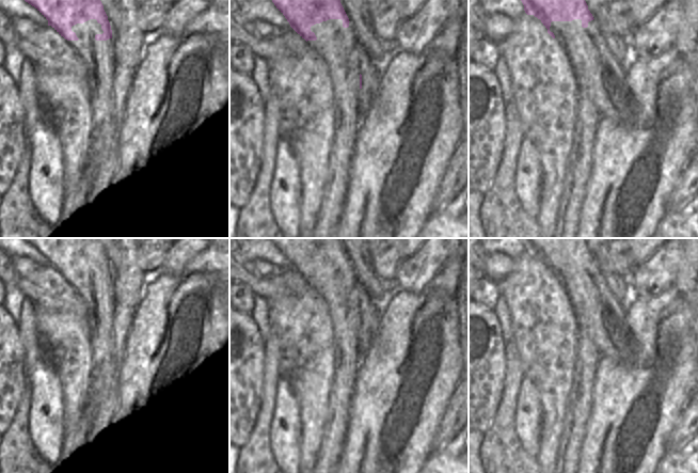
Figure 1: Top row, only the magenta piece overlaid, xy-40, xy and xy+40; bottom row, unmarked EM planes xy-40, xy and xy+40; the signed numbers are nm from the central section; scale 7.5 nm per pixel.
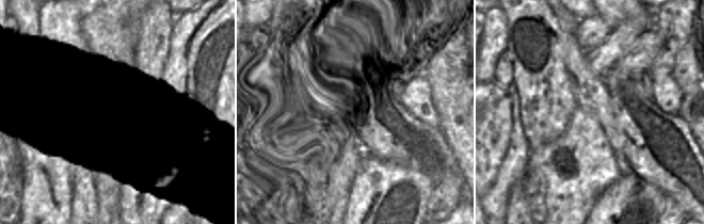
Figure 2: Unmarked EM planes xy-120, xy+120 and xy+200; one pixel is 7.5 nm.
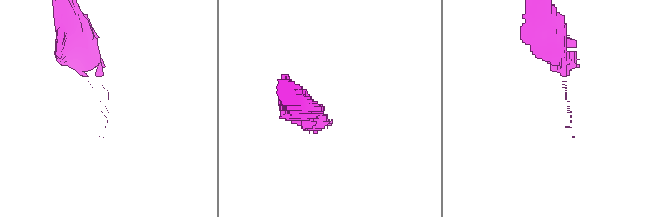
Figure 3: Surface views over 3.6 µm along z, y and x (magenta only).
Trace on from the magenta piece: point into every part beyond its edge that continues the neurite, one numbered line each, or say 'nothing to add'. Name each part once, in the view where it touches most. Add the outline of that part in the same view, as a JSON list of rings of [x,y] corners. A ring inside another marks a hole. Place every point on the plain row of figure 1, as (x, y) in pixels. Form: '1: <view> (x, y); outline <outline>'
1: xy-40 (100, 313); outline [[[91,277],[91,303],[89,304],[81,291],[75,288],[76,294],[86,306],[86,317],[91,330],[91,349],[93,360],[91,362],[91,388],[89,390],[89,400],[84,411],[84,439],[89,450],[95,441],[97,426],[101,420],[104,405],[116,382],[116,364],[114,362],[114,315],[116,313],[116,302],[114,300],[114,282],[112,278],[107,280],[96,280]]]

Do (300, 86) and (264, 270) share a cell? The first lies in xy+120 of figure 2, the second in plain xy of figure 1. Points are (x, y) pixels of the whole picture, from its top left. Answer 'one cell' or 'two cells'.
two cells

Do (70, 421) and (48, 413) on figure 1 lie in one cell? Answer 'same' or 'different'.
different

